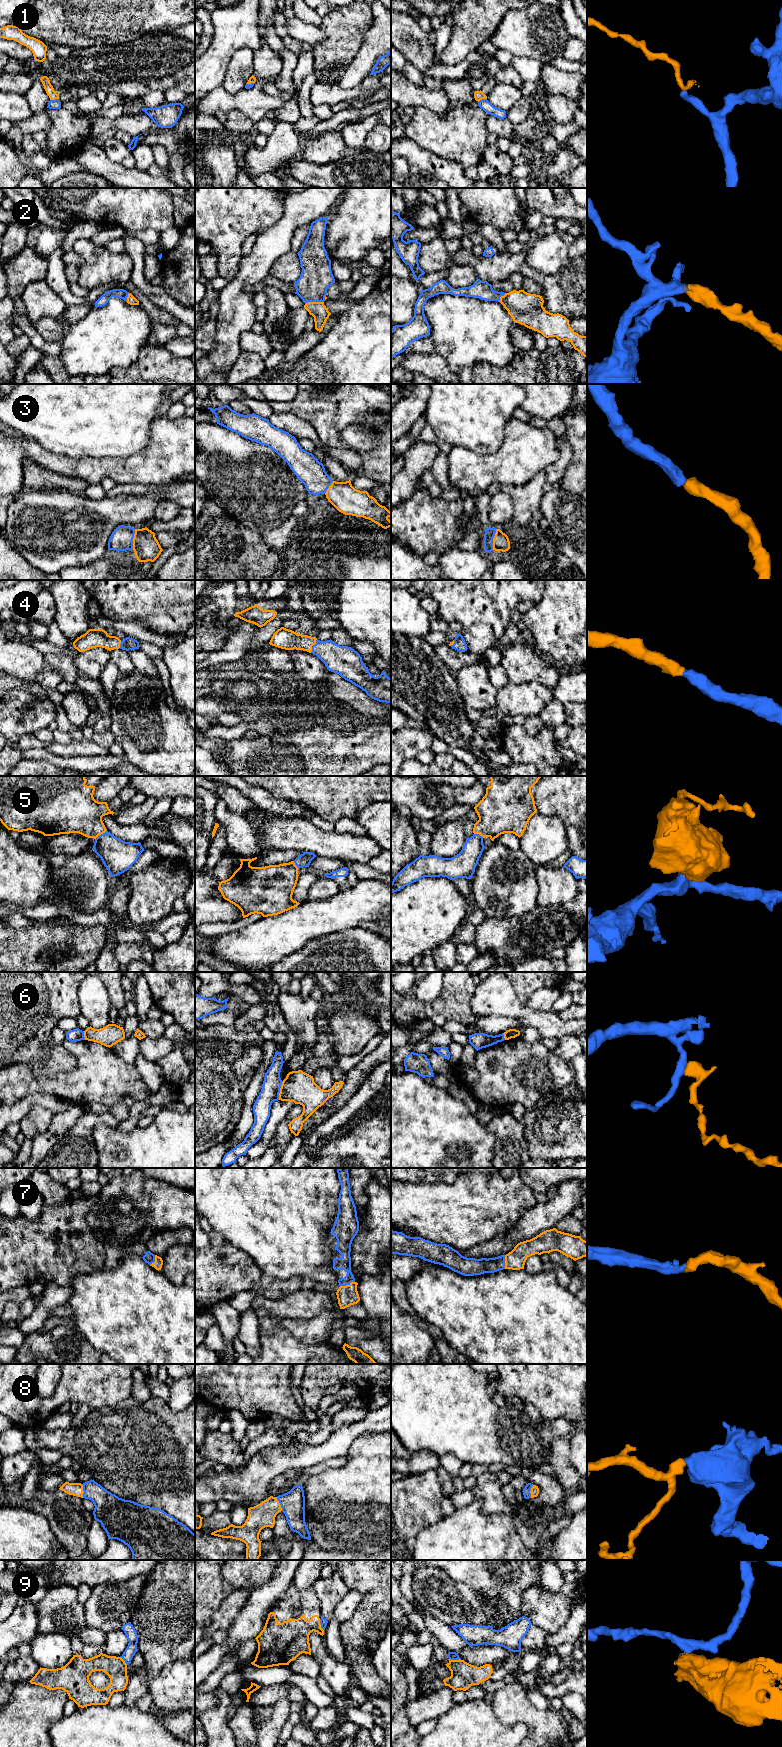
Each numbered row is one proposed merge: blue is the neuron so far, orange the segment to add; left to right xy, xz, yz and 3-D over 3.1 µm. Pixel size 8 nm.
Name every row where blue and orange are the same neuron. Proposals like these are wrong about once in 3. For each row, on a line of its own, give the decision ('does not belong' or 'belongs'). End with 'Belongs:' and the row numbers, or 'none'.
1: does not belong
2: belongs
3: belongs
4: belongs
5: belongs
6: does not belong
7: belongs
8: belongs
9: does not belong
Belongs: 2, 3, 4, 5, 7, 8

